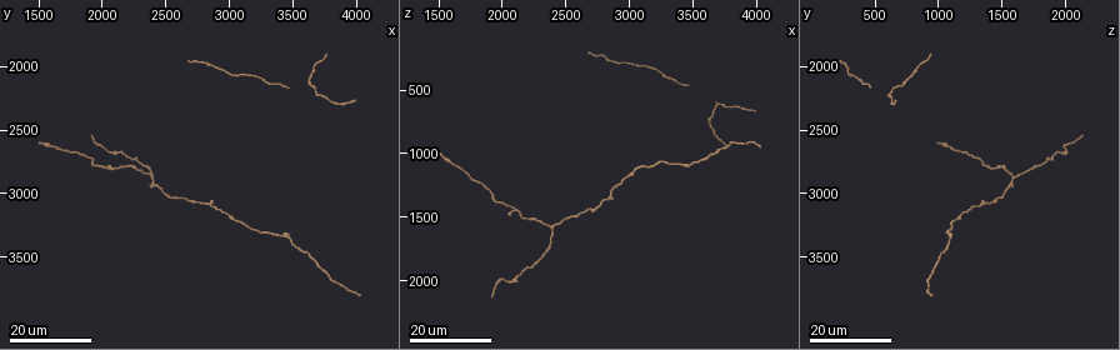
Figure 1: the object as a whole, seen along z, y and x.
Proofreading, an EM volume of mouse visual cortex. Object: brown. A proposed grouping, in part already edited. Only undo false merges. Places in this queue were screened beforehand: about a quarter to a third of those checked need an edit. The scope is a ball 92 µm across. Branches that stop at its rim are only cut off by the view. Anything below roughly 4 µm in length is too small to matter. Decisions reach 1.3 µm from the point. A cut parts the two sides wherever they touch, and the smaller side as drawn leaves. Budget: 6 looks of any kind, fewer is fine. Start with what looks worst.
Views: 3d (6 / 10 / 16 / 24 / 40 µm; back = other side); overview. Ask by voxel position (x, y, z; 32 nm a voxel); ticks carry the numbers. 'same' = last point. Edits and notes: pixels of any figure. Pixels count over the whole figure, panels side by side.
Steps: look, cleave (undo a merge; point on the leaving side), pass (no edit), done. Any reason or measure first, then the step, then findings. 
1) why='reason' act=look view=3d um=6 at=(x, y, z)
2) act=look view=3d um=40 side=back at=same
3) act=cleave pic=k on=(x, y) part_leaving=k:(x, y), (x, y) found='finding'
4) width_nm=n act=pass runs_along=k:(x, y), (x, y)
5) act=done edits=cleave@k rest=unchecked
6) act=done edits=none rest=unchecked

why='three-way junction' act=look view=3d um=16 at=(2400, 2860, 1600)

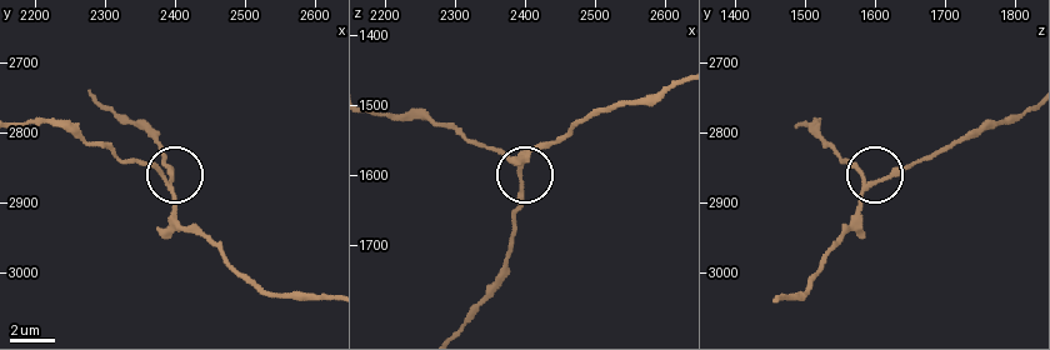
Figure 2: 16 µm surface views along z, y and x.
act=look view=3d um=10 at=(2395, 2870, 1590)

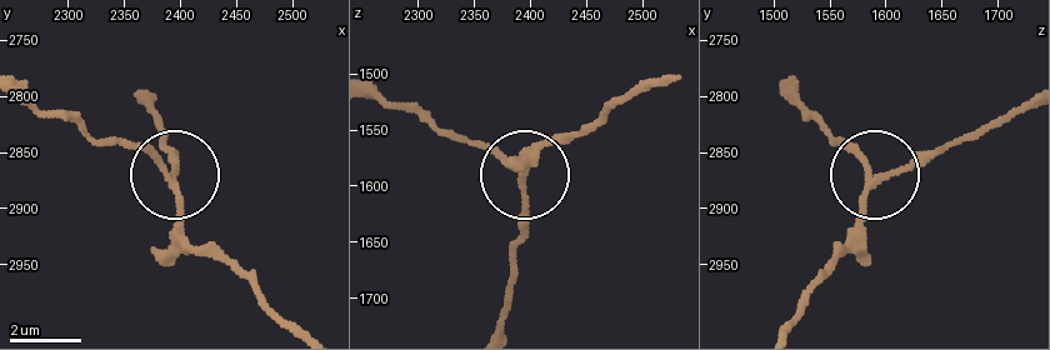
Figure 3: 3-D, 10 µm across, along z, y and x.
arms=3 act=pass runs_along=3:(785, 325), (858, 226), (866, 181), (918, 166), (976, 130) found='one cell here'

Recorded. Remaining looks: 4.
why='calibre changes' act=look view=3d um=24 at=(2660, 3040, 1440)

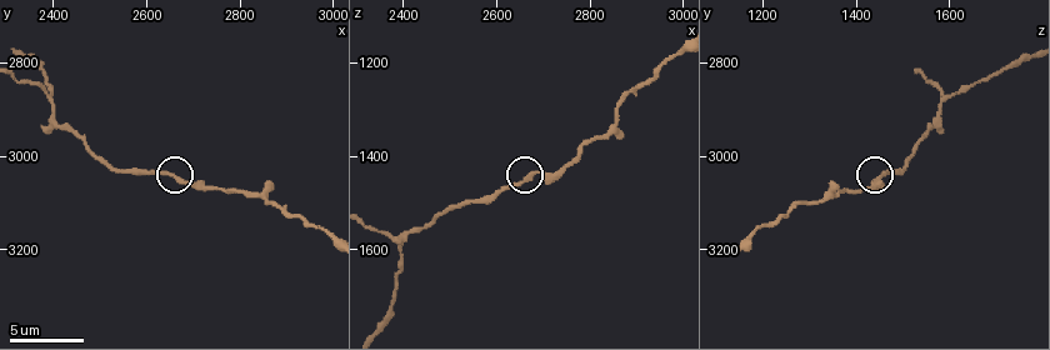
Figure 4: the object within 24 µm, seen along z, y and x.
why='zoom in' act=look view=3d um=6 at=(2670, 3050, 1435)

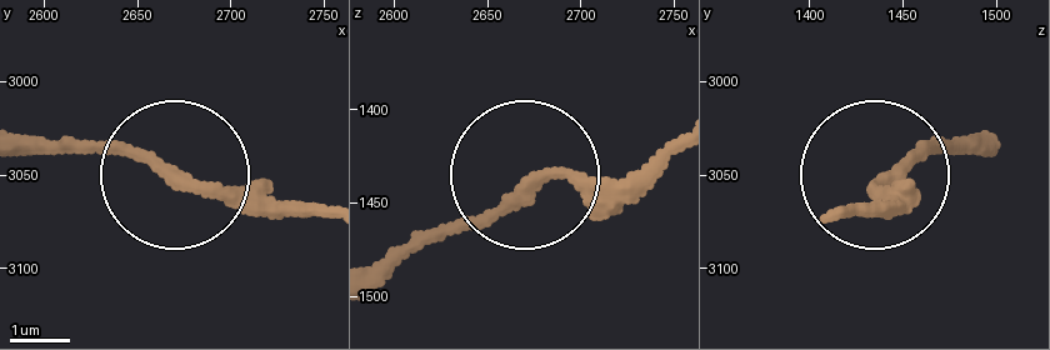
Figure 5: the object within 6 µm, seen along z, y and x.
act=pass found='one cell here'

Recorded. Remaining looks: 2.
why='thick turns thin' act=look view=3d um=6 at=(2860, 3100, 1305)

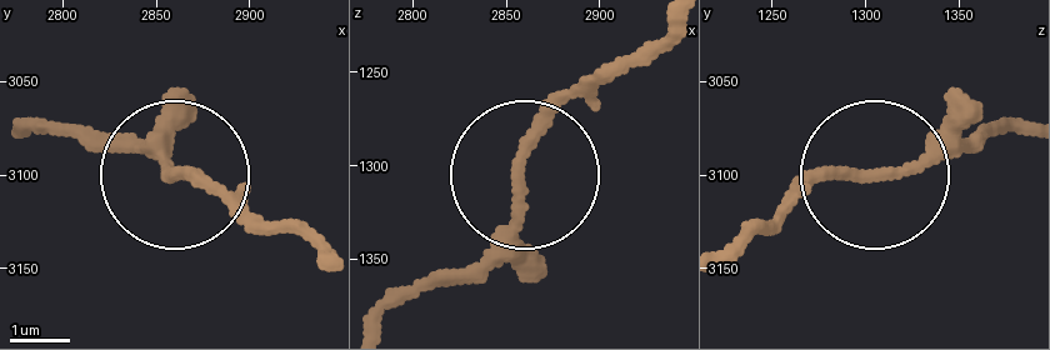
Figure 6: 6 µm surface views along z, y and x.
act=pass runs_along=6:(674, 31), (554, 120), (520, 210), (455, 280) found='continuous, no second cell'

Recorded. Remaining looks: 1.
act=done edits=none rest=unchecked

